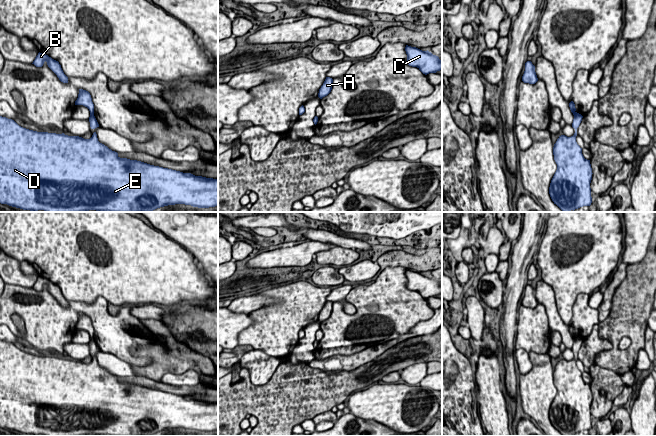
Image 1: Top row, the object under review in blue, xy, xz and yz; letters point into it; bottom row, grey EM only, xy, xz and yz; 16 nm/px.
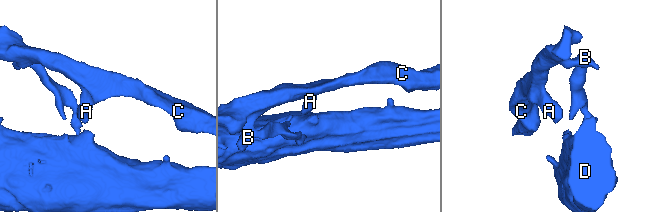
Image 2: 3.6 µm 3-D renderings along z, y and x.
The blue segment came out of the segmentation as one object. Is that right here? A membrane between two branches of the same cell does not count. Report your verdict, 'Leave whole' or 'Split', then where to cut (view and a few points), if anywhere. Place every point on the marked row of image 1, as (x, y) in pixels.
Split. Split along xy (93, 111), (90, 113)

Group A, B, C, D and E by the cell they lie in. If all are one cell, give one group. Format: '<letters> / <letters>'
A B C / D E

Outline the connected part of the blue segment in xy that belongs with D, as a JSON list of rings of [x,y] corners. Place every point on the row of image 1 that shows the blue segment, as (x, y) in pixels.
[[[0,116],[0,203],[32,212],[152,212],[175,204],[209,208],[218,206],[218,179],[120,158],[117,152],[98,141],[96,132],[90,139],[37,132]]]

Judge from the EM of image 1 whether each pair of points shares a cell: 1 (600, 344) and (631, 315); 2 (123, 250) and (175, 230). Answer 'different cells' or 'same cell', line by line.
1: different cells
2: different cells

